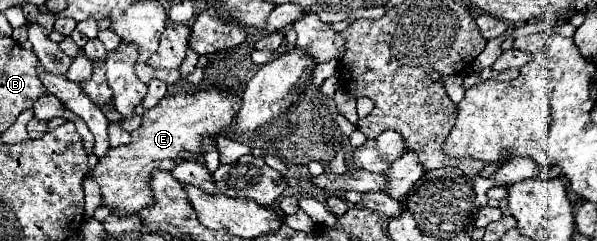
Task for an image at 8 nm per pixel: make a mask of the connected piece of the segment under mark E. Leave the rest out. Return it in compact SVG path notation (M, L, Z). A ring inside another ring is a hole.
M218 89L164 95L154 109L144 113L142 125L132 133L132 141L128 145L110 149L92 169L90 179L100 185L102 207L112 207L112 213L134 215L142 207L152 205L152 169L158 167L162 171L172 171L176 163L186 159L186 153L204 153L204 147L200 143L202 135L208 133L214 139L216 135L220 135L220 131L226 131L238 109L240 97Z

